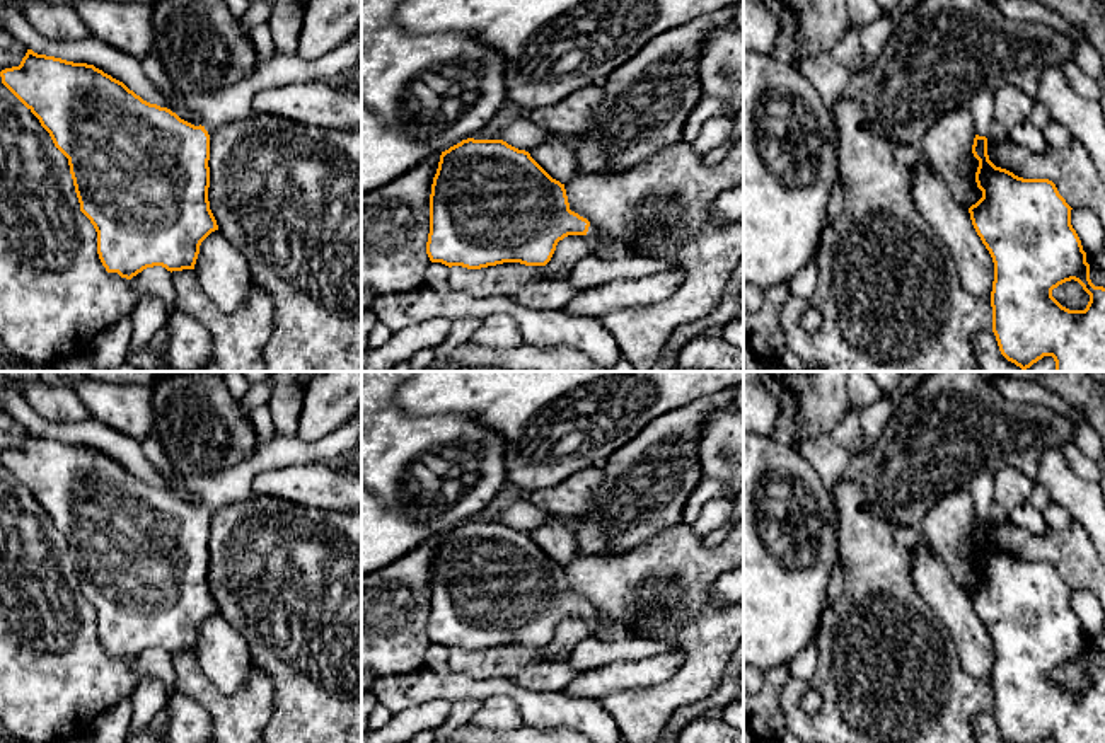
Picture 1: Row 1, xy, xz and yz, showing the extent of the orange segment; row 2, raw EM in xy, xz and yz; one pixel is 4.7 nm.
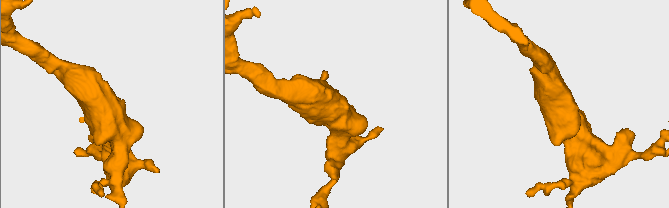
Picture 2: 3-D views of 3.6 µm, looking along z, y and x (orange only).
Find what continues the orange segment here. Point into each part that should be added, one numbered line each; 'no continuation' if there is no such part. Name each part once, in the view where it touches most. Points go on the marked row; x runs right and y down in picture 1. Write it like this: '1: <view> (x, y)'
1: xy (220, 106)

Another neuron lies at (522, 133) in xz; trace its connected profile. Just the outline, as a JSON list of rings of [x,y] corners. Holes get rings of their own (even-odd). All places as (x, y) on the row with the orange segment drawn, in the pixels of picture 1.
[[[517,118],[503,130],[503,141],[508,145],[530,152],[532,148],[539,147],[551,136],[559,136],[570,147],[573,147],[573,138],[564,135],[552,135],[537,124],[534,124],[529,118]]]

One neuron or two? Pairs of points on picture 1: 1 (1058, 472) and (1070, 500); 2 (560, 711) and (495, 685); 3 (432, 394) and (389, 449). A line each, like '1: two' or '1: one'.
1: one
2: one
3: two

